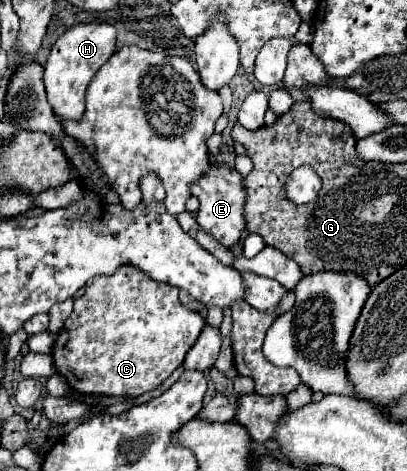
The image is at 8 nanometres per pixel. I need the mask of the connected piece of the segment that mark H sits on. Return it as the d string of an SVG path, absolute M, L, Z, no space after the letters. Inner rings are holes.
M77 24L67 30L51 48L49 60L45 64L45 90L53 112L65 120L81 120L85 112L85 90L95 76L95 72L113 56L115 52L115 28L111 24Z

